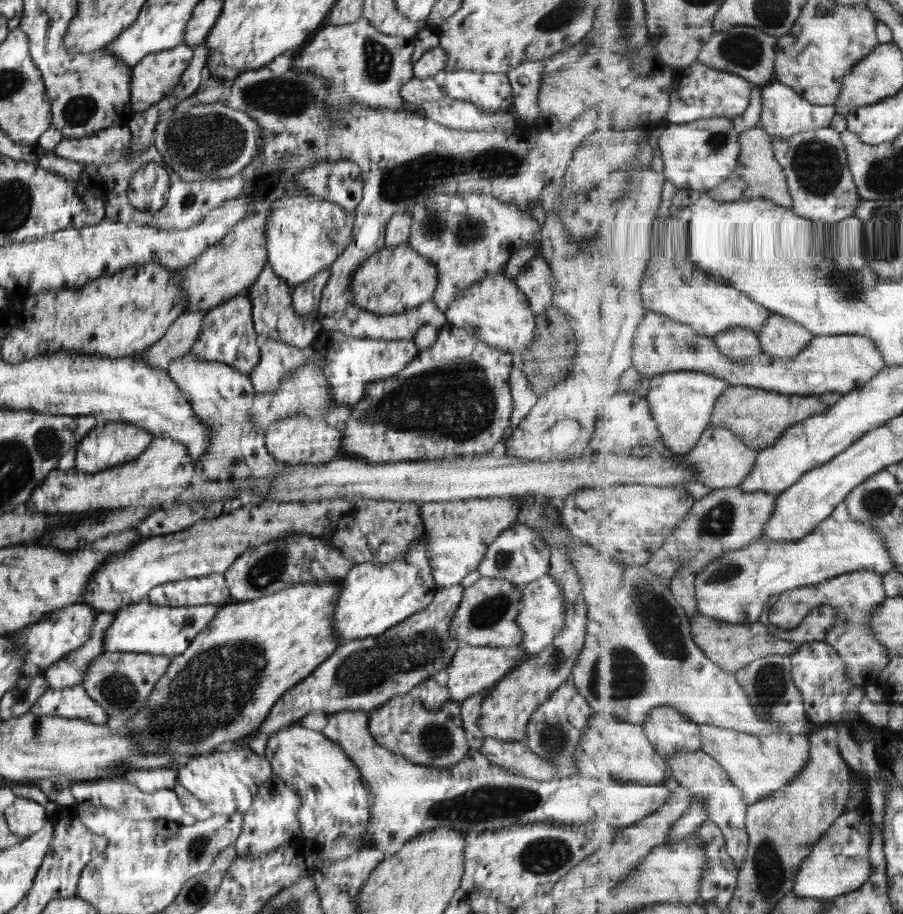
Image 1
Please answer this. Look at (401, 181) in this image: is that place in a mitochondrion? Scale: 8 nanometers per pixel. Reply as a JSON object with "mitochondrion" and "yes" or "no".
{"mitochondrion":"yes"}

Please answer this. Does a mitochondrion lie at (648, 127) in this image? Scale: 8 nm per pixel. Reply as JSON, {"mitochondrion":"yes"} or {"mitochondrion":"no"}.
{"mitochondrion":"no"}

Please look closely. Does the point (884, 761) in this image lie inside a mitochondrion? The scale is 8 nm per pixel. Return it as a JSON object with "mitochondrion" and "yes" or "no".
{"mitochondrion":"no"}

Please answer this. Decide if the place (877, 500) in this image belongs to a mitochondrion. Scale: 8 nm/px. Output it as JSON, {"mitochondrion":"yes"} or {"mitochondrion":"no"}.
{"mitochondrion":"yes"}

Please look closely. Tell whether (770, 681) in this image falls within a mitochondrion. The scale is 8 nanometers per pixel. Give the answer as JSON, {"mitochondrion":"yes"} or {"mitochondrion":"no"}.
{"mitochondrion":"yes"}

